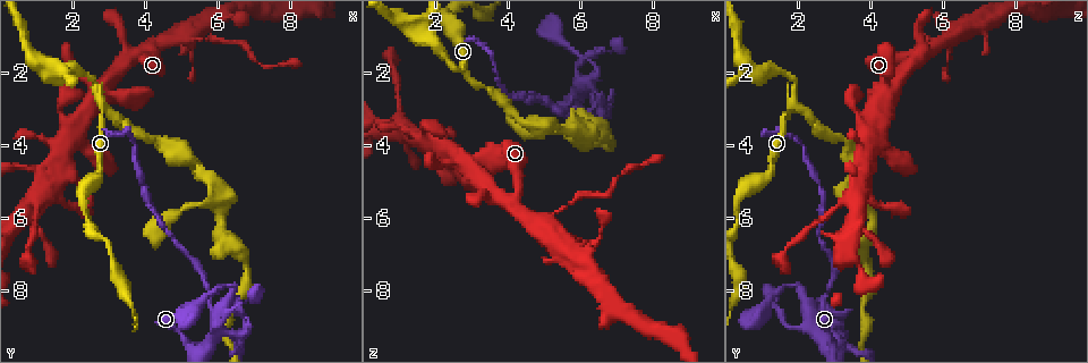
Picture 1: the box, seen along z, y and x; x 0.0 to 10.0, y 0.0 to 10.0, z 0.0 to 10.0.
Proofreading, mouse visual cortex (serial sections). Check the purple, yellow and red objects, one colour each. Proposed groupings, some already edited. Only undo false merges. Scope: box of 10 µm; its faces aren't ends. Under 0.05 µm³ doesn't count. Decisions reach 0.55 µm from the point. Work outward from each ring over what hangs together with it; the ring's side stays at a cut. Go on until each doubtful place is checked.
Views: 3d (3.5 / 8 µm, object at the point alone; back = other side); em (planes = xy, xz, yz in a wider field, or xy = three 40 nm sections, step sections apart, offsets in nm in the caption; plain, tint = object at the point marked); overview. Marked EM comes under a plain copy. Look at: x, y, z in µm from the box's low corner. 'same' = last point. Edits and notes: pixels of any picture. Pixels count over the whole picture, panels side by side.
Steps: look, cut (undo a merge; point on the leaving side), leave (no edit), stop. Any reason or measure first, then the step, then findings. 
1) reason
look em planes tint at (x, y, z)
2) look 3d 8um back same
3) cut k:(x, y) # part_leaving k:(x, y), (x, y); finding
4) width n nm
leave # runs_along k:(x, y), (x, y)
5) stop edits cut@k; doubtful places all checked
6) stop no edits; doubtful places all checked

sharp bend
look 3d 3.5um at (2.85, 2.90, 1.85)

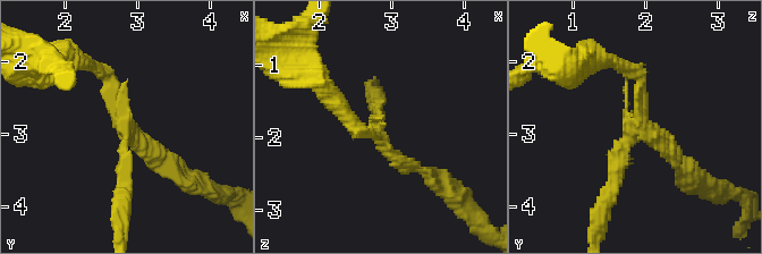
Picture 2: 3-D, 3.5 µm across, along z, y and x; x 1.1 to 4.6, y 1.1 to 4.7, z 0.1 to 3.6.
look em xy step 5 tint at (2.80, 3.00, 1.85)

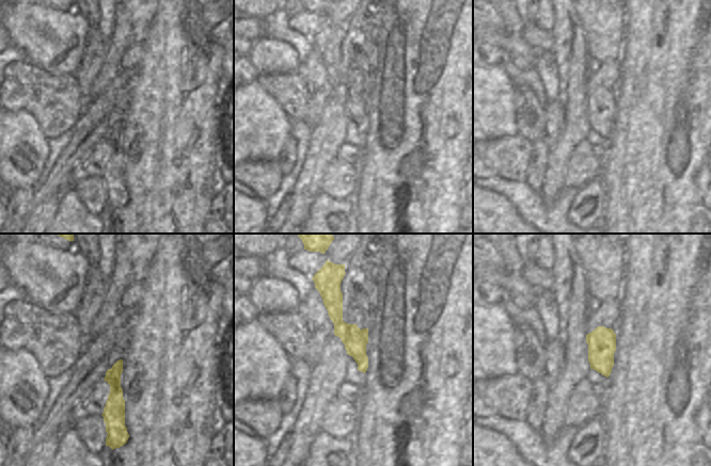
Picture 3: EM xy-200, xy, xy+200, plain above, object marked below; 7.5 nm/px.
leave # runs_along 3:(335, 285), (336, 319), (363, 369); one cell here

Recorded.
a fork
look 3d 3.5um at (4.85, 1.00, 6.20)

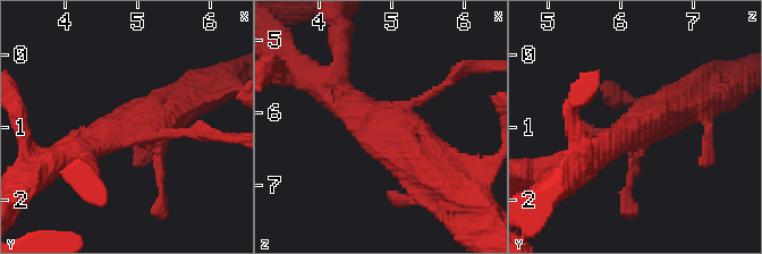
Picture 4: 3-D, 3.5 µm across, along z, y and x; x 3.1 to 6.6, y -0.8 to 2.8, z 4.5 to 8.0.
cut 4:(589, 128) # part_leaving 4:(409, 104), (466, 67), (490, 67); a second cell is stuck on

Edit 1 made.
sharp bend
look 3d 8um at (5.90, 9.00, 2.60)

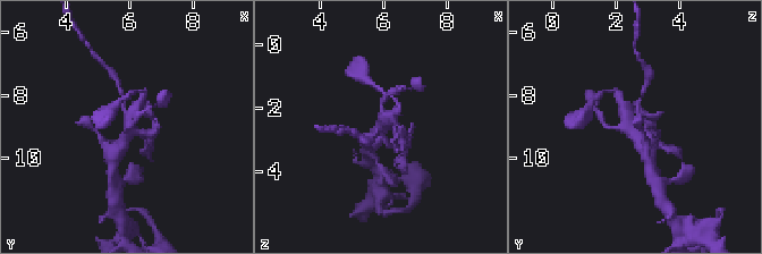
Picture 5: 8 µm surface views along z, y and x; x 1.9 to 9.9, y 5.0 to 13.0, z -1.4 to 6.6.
closer look
look 3d 3.5um same

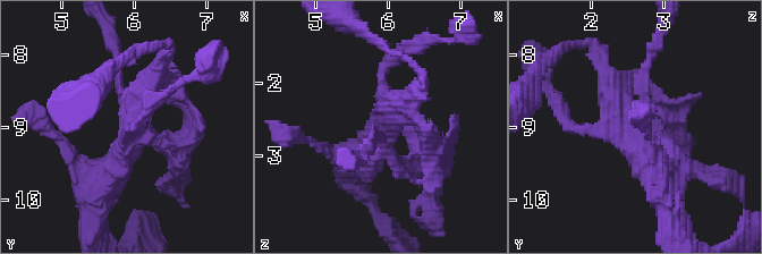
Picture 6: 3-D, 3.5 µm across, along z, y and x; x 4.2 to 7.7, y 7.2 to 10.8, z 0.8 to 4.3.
look em xy step 1 tint at (5.95, 8.95, 2.55)

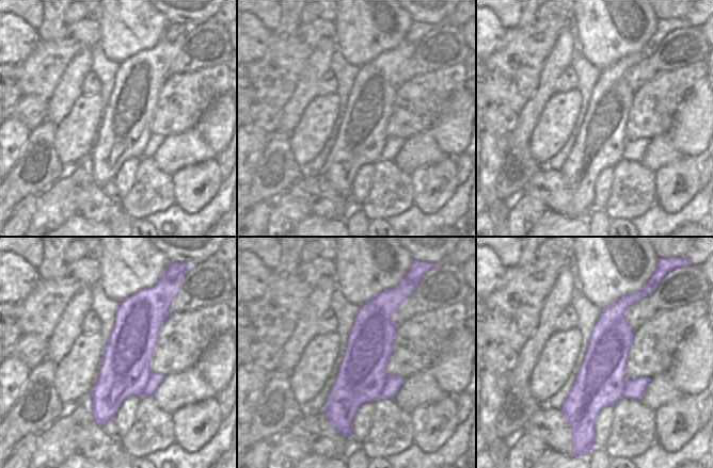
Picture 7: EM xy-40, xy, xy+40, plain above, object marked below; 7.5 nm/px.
cut 6:(431, 171) # part_leaving 6:(644, 99), (642, 74), (659, 33); a second cell is stuck on

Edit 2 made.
stop edits cut@4, cut@6; doubtful places all checked

